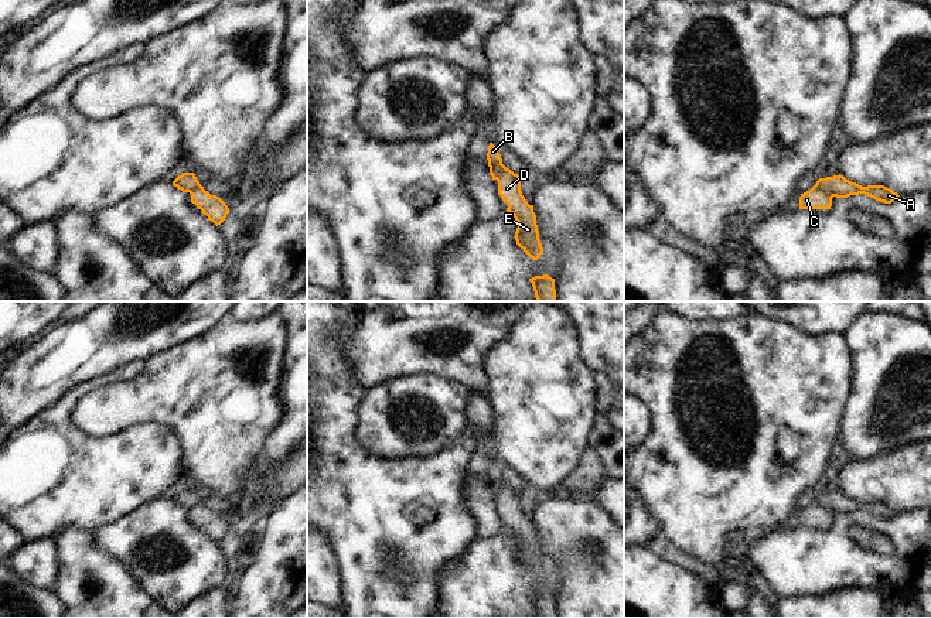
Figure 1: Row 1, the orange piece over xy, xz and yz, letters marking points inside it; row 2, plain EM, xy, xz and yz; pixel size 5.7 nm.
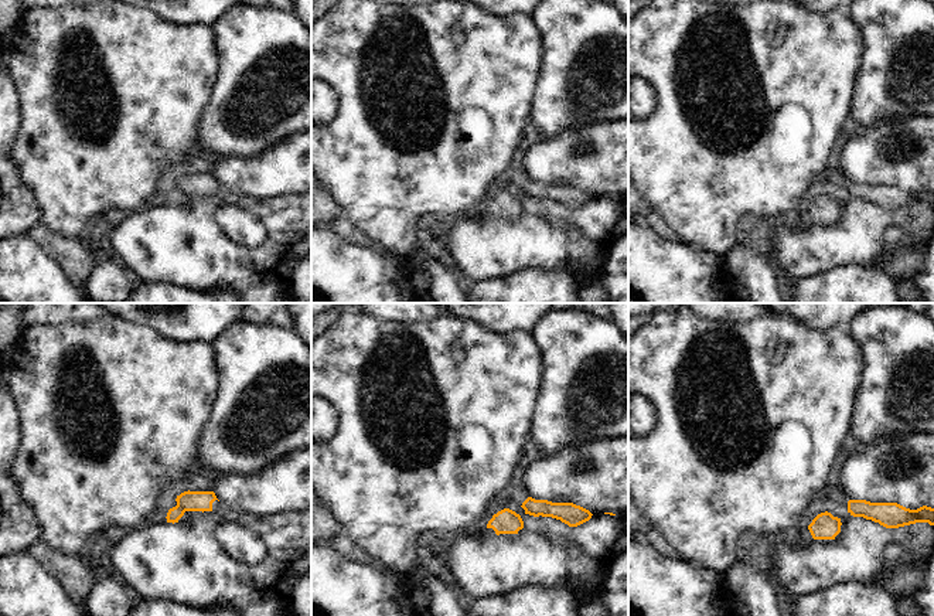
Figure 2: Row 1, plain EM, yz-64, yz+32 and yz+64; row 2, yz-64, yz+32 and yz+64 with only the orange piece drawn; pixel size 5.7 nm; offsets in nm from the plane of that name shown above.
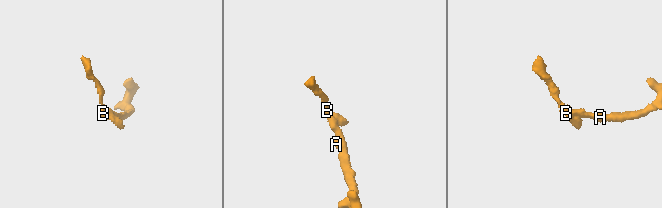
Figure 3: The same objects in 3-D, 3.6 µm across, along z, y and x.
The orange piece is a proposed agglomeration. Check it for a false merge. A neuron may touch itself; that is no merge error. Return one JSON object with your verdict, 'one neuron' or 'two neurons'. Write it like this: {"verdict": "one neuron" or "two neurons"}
{"verdict": "two neurons"}

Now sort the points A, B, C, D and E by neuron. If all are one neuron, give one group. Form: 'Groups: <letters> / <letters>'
Groups: A D E / B C.

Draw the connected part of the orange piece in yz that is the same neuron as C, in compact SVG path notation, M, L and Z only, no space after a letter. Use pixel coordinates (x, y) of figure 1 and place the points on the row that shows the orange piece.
M814 185L809 191L801 194L799 209L831 209L833 195Z

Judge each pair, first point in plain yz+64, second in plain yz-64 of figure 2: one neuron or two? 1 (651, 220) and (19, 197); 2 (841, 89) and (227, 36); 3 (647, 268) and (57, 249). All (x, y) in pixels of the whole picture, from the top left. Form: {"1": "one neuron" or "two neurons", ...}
{"1": "two neurons", "2": "two neurons", "3": "two neurons"}

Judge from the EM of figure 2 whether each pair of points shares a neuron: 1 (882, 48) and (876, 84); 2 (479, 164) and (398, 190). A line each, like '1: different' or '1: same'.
1: same
2: same

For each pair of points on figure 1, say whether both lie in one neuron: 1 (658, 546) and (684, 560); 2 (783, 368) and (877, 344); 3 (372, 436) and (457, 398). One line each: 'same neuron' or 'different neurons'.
1: same neuron
2: different neurons
3: same neuron

